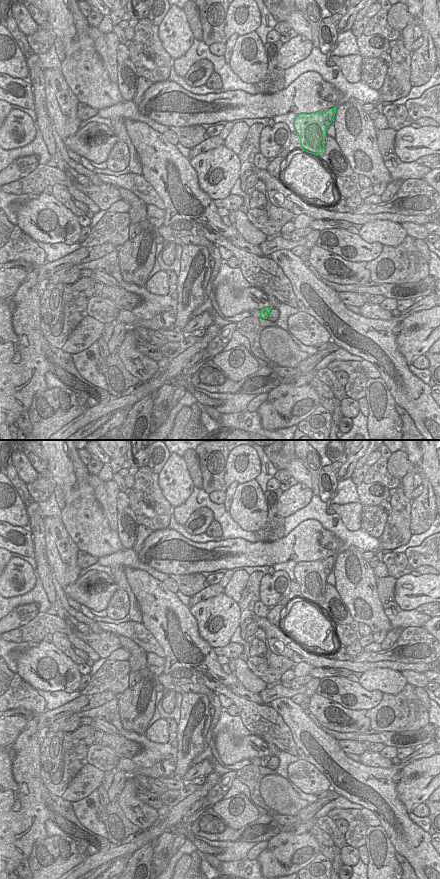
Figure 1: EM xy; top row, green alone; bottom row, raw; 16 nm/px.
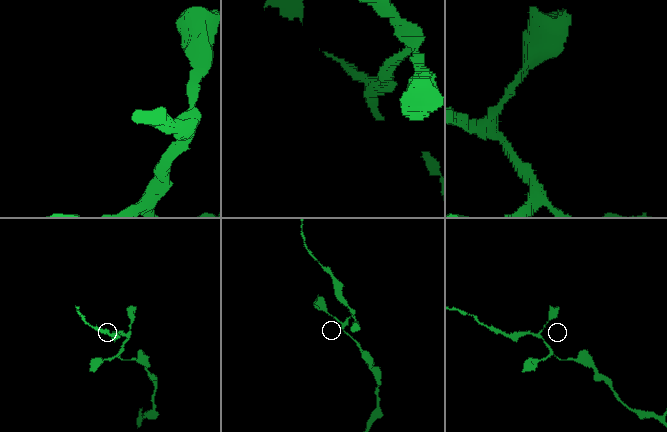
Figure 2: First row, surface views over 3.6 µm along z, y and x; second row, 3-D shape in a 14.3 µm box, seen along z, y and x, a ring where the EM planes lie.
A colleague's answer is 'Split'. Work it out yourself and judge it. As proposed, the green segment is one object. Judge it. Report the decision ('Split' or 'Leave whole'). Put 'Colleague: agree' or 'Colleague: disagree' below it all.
Leave whole
Colleague: disagree

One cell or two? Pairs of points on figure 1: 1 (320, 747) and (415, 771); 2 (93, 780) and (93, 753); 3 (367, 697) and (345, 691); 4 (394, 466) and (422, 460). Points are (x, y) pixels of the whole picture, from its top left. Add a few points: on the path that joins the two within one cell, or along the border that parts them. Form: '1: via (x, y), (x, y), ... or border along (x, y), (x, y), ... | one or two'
1: border along (424, 757), (410, 762), (400, 770) | two
2: border along (88, 763), (103, 772) | two
3: via (362, 697), (356, 697), (350, 693) | one
4: border along (405, 451), (408, 457), (409, 471), (401, 480) | two

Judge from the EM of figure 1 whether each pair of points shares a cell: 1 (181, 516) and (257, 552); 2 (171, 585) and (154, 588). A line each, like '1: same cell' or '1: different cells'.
1: different cells
2: different cells

